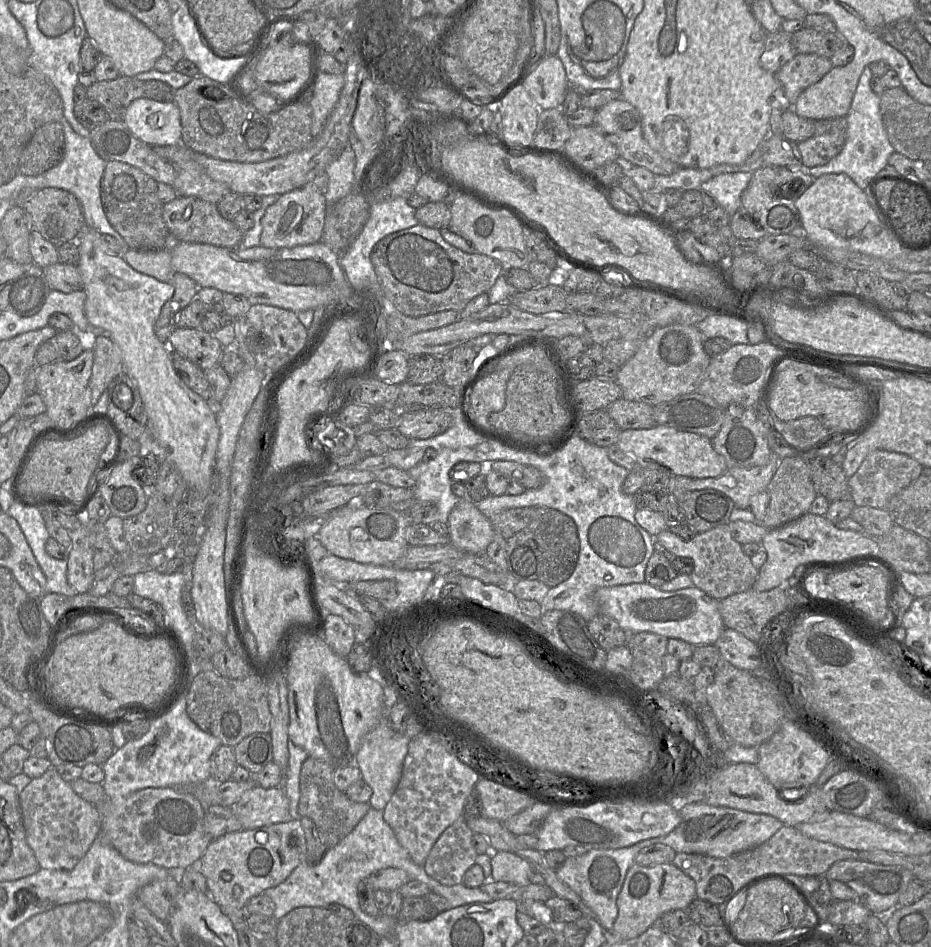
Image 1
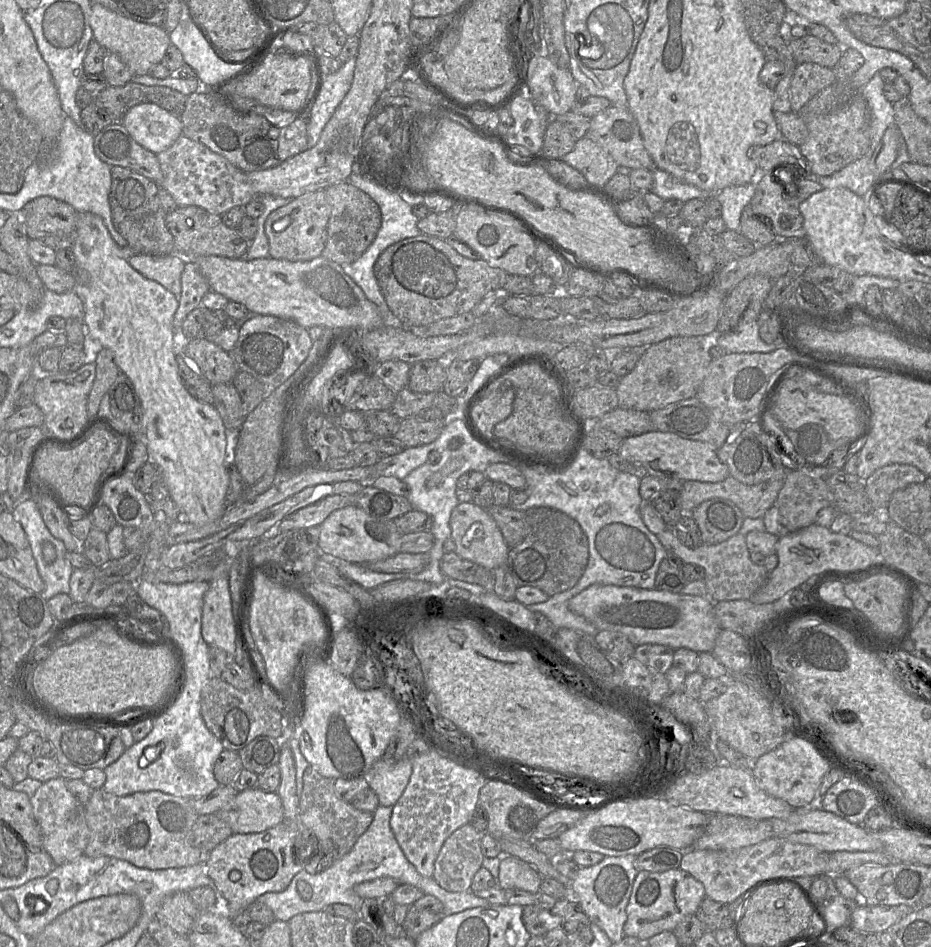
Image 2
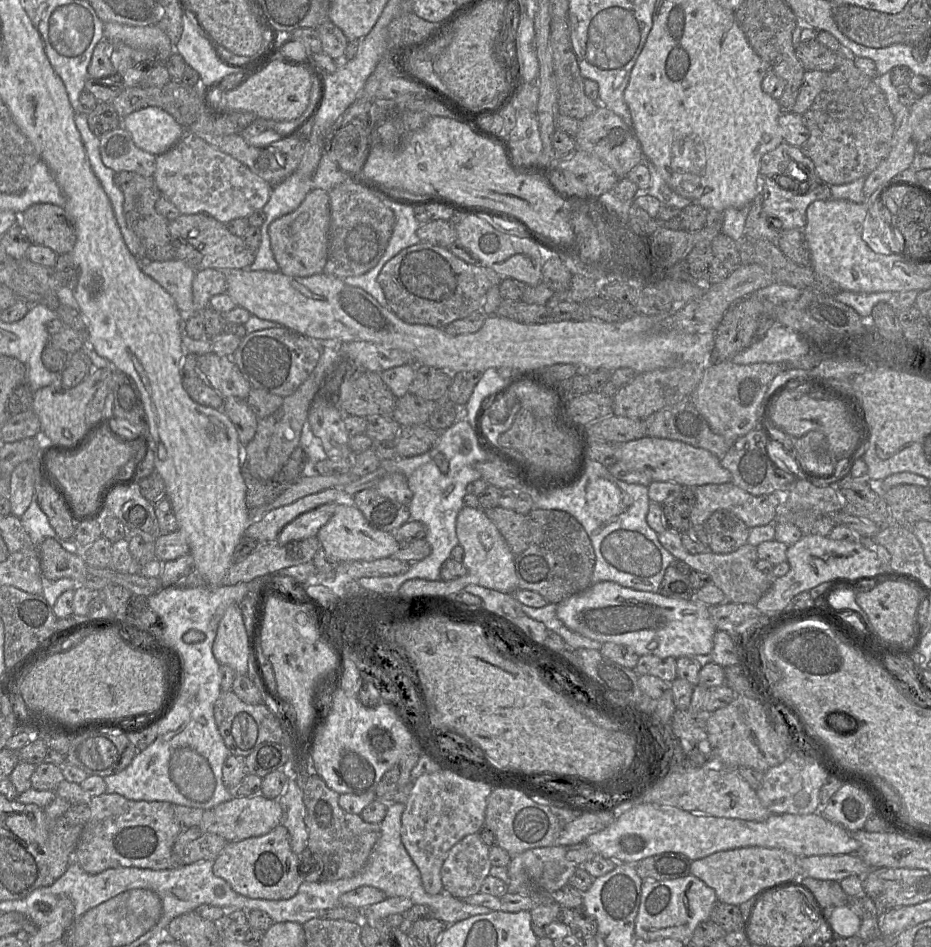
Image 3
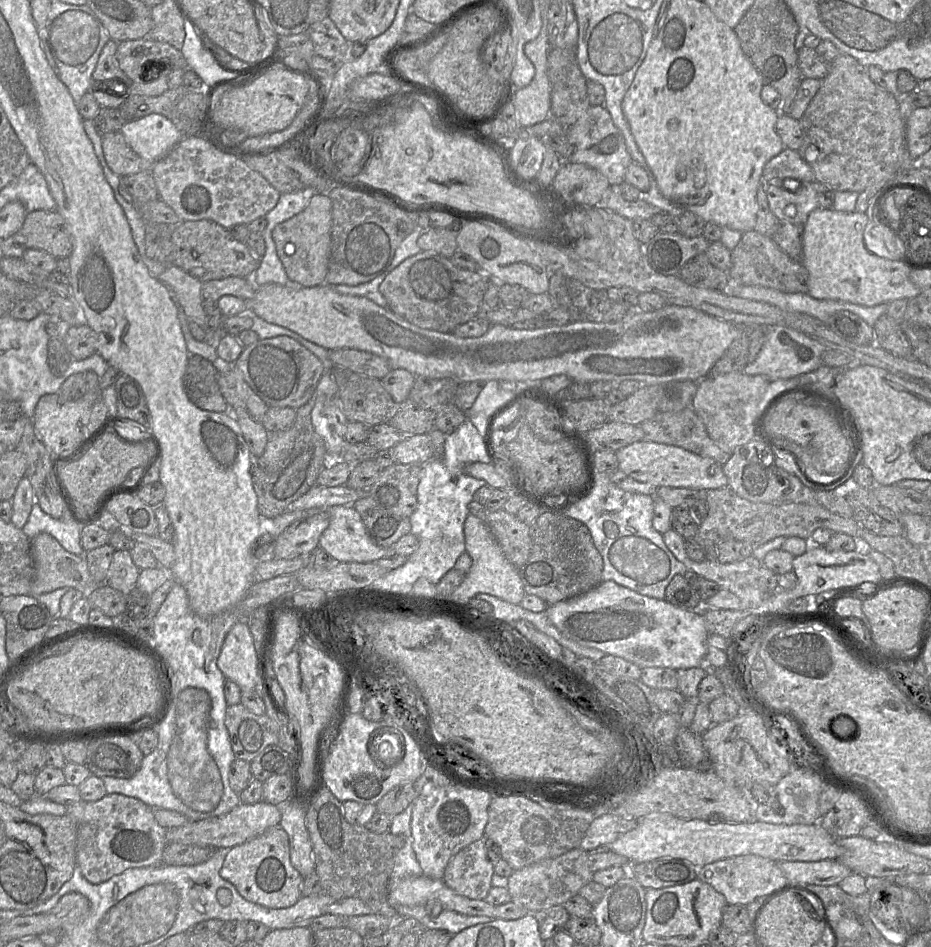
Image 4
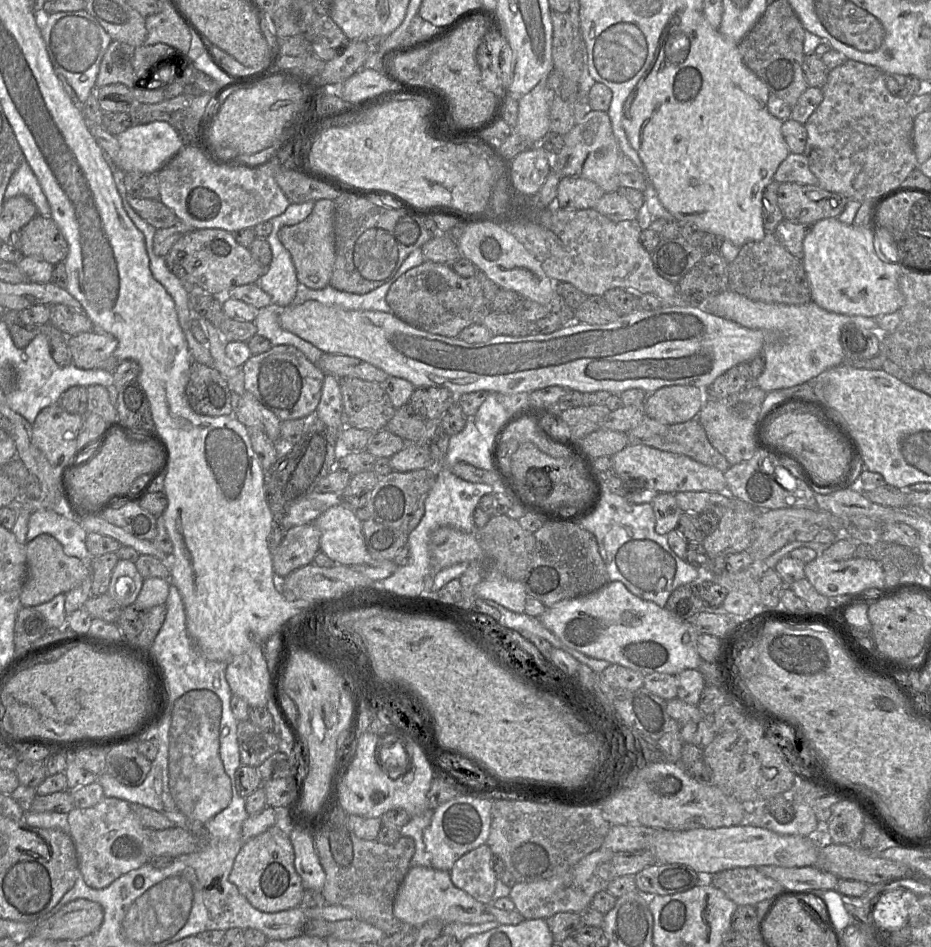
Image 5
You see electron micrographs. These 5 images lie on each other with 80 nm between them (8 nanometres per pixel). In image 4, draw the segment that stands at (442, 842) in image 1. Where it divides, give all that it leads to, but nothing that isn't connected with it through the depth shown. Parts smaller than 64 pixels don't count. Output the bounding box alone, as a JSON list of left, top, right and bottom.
[444,839,493,900]

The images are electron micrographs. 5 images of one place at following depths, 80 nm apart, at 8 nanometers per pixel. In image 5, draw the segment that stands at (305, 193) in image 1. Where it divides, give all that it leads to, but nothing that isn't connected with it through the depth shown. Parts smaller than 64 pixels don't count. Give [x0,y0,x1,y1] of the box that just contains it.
[278,200,335,290]

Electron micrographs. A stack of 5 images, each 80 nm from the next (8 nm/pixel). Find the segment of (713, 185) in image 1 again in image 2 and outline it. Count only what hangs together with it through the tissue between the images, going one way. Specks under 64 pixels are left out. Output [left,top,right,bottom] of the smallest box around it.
[715,183,756,231]

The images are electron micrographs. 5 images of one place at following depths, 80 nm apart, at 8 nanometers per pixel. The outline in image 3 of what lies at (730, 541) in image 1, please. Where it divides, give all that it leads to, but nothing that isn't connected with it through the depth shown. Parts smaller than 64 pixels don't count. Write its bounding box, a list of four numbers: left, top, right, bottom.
[658,529,772,605]

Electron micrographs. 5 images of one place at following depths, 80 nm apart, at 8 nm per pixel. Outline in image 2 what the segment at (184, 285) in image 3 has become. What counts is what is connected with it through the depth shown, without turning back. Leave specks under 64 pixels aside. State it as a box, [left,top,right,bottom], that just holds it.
[129,252,186,298]

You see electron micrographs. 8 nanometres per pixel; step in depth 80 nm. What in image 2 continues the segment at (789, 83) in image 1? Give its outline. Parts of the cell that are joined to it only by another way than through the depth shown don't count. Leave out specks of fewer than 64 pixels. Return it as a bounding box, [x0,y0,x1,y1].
[790,63,835,113]

